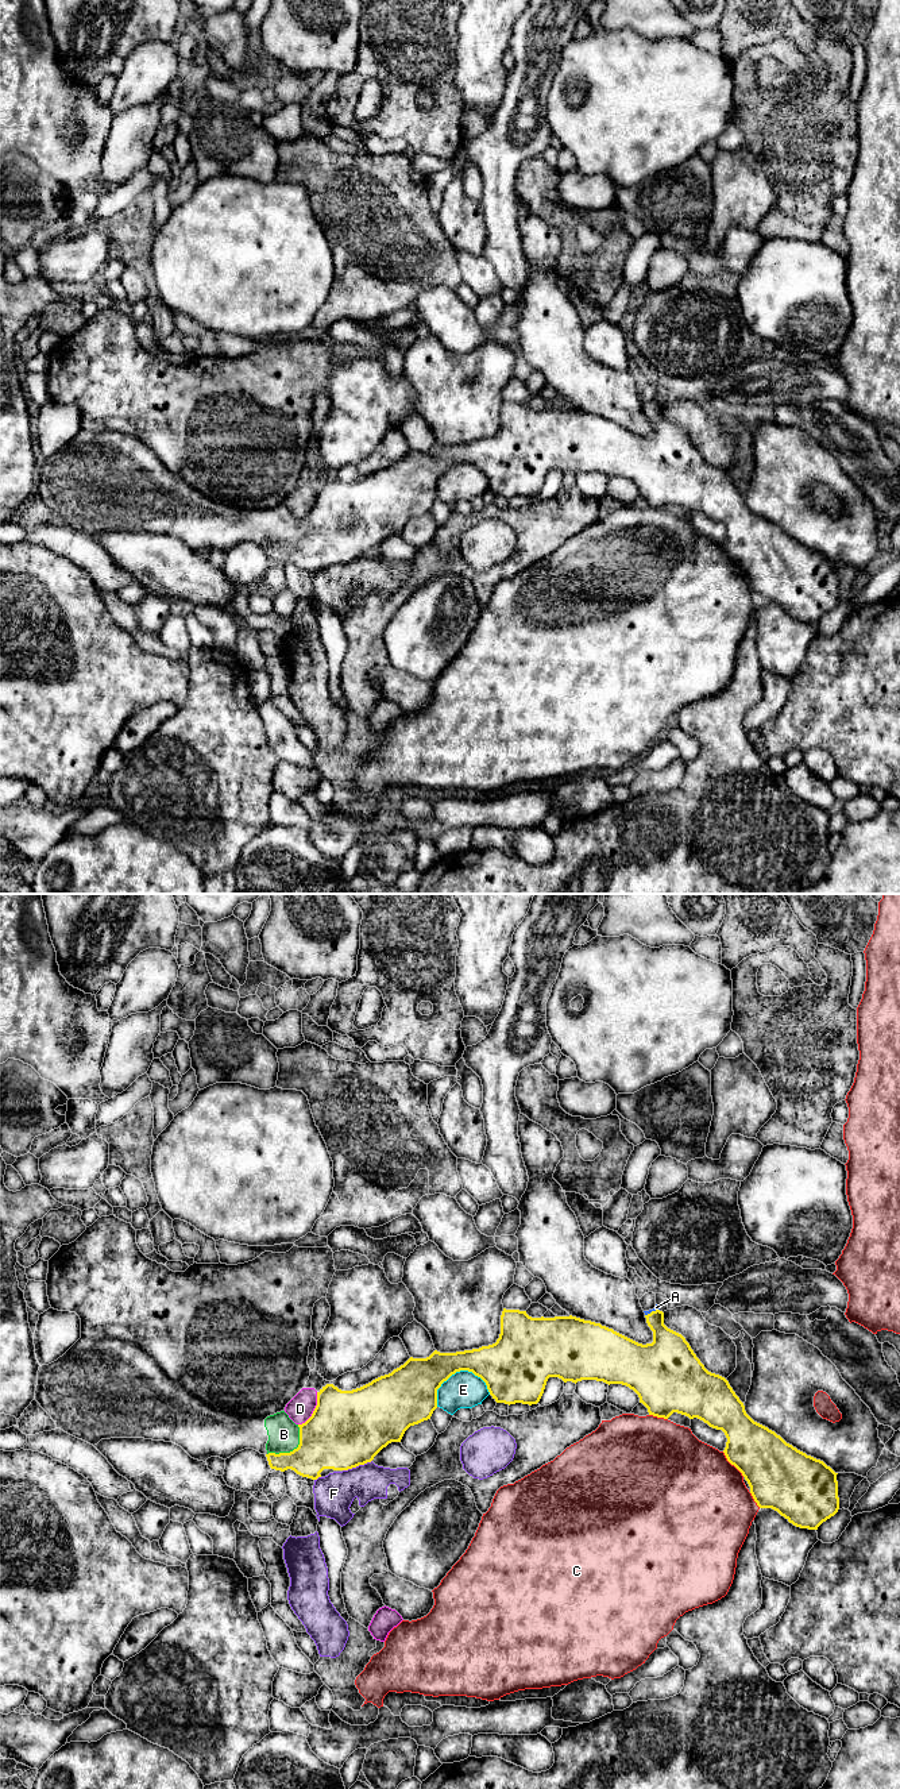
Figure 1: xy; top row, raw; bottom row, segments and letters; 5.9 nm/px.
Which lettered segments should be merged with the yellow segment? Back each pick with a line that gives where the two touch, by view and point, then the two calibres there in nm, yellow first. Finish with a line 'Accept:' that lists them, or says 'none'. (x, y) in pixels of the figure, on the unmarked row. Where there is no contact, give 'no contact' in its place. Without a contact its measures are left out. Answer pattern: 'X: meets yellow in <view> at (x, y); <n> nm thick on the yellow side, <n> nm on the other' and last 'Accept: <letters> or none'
A: meets yellow in xy at (652, 404); 220 nm thick on the yellow side, 20 nm on the other
B: meets yellow in xy at (294, 542); 380 nm thick on the yellow side, 190 nm on the other
Accept: A, B

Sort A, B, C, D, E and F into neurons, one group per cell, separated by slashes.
A B / C / D / E / F

